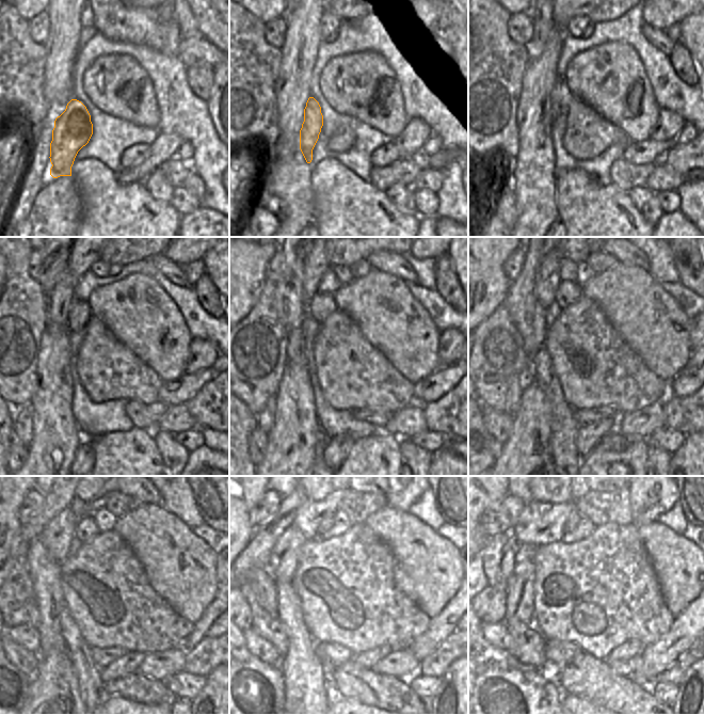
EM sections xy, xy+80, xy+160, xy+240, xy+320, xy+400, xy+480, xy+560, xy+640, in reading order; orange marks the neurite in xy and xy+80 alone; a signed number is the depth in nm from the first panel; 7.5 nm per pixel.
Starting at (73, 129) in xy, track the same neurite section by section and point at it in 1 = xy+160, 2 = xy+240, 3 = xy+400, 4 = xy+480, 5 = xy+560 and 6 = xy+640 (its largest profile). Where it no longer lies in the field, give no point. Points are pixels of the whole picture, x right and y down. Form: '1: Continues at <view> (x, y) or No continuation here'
1: Continues at xy+160 (555, 94)
2: Continues at xy+240 (79, 311)
3: Continues at xy+400 (568, 292)
4: Continues at xy+480 (86, 528)
5: Continues at xy+560 (326, 524)
6: Continues at xy+640 (572, 522).

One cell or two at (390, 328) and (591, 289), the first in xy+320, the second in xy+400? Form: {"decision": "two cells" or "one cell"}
{"decision": "one cell"}

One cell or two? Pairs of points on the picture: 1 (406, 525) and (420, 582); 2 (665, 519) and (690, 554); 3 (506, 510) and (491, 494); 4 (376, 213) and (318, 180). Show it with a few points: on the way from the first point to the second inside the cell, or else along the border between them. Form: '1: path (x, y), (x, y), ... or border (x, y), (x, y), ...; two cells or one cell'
1: path (409, 539), (420, 553), (420, 568); one cell
2: border (656, 521), (686, 537), (692, 543); two cells
3: border (508, 493), (492, 504), (480, 519); two cells
4: path (362, 213), (354, 213), (332, 191); one cell

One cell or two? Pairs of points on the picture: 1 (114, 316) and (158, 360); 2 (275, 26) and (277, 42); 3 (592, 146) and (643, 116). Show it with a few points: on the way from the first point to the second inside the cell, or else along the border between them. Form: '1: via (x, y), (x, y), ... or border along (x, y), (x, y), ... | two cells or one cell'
1: via (125, 327), (147, 349) | one cell
2: via (275, 30), (275, 37) | one cell
3: border along (600, 115), (616, 125), (630, 141) | two cells

